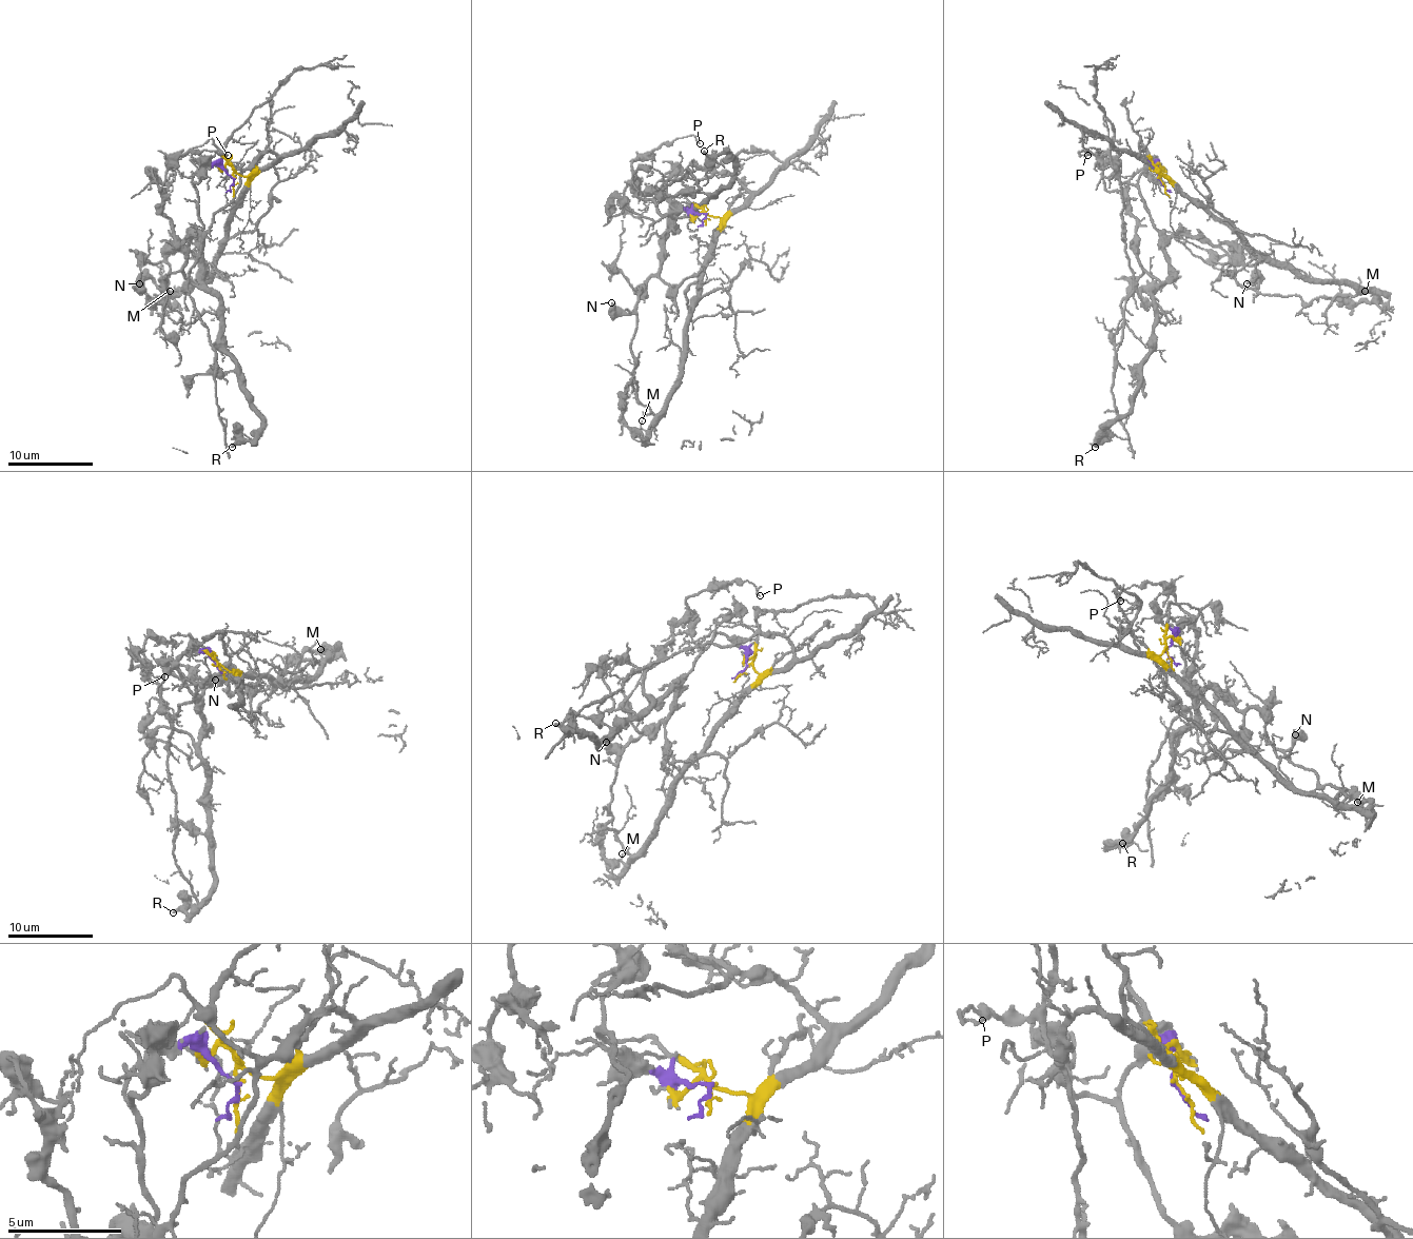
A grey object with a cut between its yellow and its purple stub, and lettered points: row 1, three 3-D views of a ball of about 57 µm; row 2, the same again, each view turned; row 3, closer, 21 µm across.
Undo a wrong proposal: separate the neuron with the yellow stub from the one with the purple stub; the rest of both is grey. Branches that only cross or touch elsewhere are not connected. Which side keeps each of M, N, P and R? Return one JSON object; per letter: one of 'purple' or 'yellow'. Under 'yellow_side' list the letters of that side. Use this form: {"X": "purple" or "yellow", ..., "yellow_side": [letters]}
{"M": "yellow", "N": "purple", "P": "purple", "R": "purple", "yellow_side": ["M"]}

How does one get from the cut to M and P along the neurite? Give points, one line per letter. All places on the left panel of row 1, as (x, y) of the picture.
M: (233, 179), (247, 175), (249, 185), (229, 218), (229, 237), (208, 267), (208, 279), (170, 290)
P: (233, 181), (208, 164), (191, 181), (203, 227), (201, 279), (191, 283), (159, 190), (182, 154), (227, 154)

